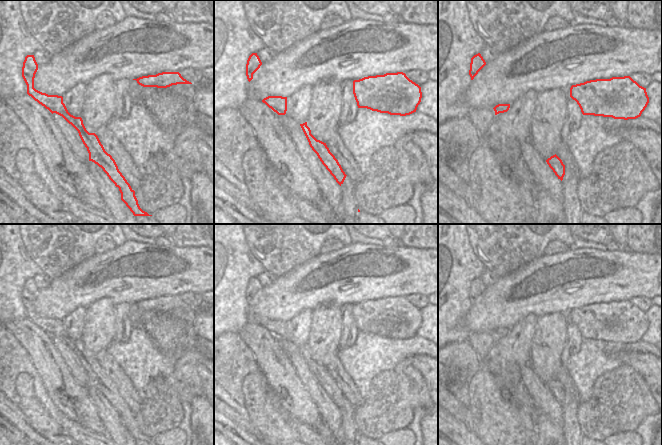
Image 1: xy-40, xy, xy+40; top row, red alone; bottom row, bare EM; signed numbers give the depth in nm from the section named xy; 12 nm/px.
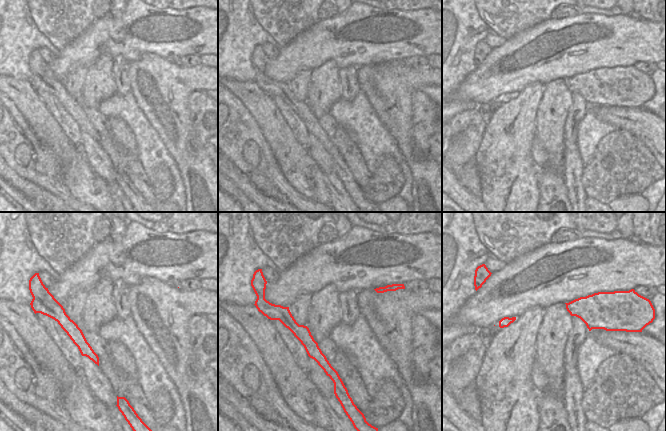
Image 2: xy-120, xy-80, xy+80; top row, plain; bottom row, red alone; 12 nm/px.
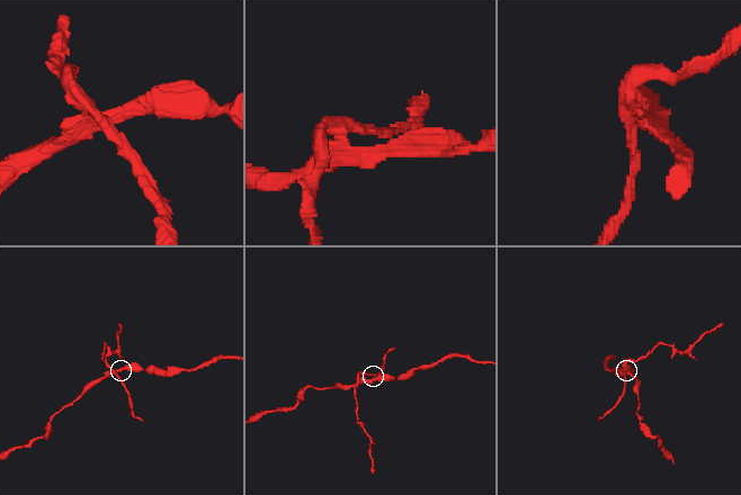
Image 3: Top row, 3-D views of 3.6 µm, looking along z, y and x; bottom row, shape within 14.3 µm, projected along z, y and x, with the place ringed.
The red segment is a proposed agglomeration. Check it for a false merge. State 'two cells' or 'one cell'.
two cells

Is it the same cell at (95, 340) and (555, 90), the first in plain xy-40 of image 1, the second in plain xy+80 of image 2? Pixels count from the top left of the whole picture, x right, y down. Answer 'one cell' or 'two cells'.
one cell

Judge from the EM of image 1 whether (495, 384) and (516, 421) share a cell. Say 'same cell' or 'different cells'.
same cell

